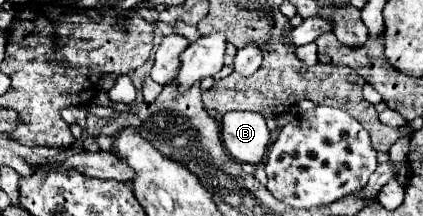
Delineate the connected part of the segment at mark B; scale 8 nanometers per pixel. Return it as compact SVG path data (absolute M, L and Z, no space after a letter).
M226 113L222 143L238 163L258 165L266 153L270 131L260 113Z

